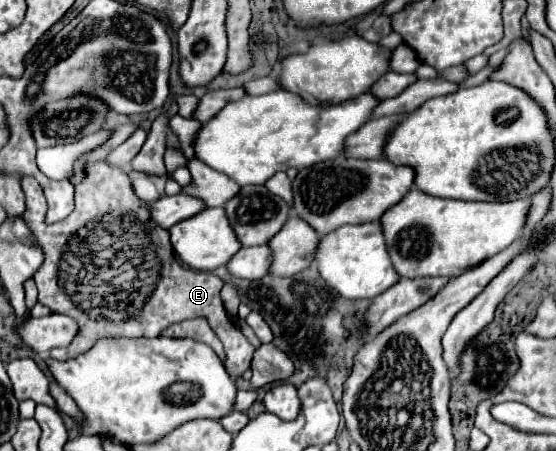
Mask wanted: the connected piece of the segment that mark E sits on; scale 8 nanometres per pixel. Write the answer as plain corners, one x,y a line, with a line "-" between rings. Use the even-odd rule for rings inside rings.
97,161
85,167
85,177
79,185
75,185
75,211
59,223
47,225
45,215
47,202
39,183
33,177
23,177
23,193
25,193
25,211
21,219
27,223
39,247
43,249
43,265
35,273
35,283
39,289
39,303
47,305
53,313
63,313
79,321
81,333
73,339
73,343
65,349
51,349
51,357
55,359
71,359
81,353
87,353
95,341
105,337
159,337
159,333
171,323
179,323
185,319
205,317
221,339
225,347
225,369
231,377
241,377
243,371
249,369
255,347
245,339
245,335
235,327
229,319
219,291
223,281
213,273
201,273
181,267
175,261
169,231
159,229
155,221
151,221
149,205
141,201
135,191
131,191
129,183
129,167
111,167
105,161

